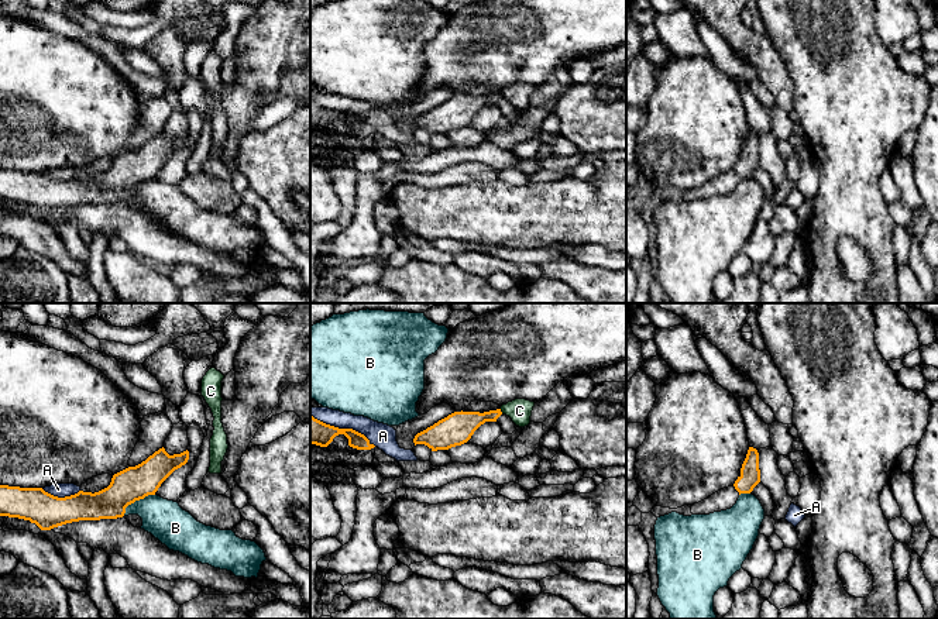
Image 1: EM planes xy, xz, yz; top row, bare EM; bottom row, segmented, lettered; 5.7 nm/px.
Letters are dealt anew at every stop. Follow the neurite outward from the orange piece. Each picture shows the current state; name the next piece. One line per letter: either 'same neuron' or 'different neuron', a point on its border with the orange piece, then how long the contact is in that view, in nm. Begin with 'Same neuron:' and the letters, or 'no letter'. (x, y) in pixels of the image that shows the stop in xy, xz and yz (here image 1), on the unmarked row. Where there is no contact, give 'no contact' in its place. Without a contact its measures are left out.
Same neuron: no letter
A: different neuron; meets orange in xz at (343, 113); contact 420 nm long
B: different neuron; meets orange in xy at (136, 184); contact 220 nm long
C: different neuron; meets orange in xz at (501, 96); contact 40 nm long

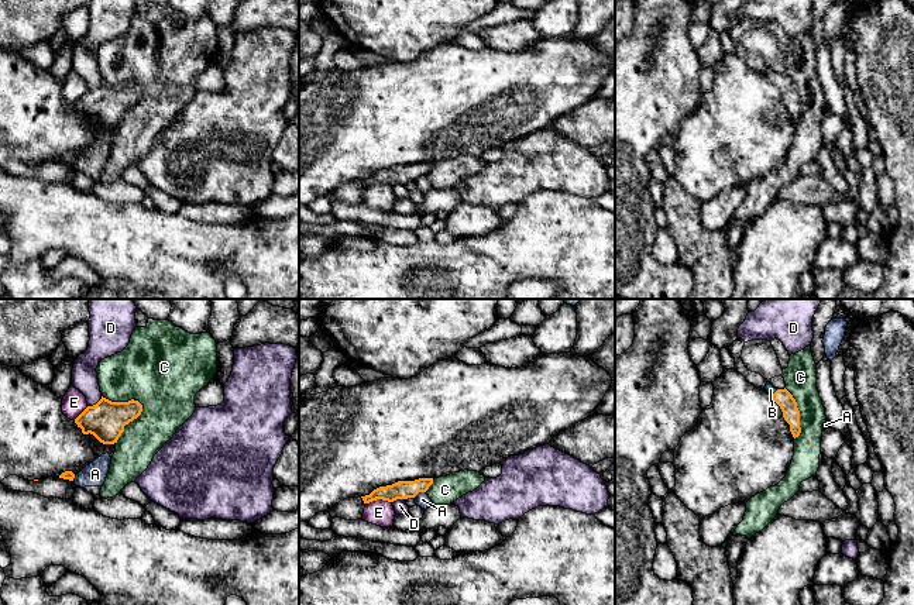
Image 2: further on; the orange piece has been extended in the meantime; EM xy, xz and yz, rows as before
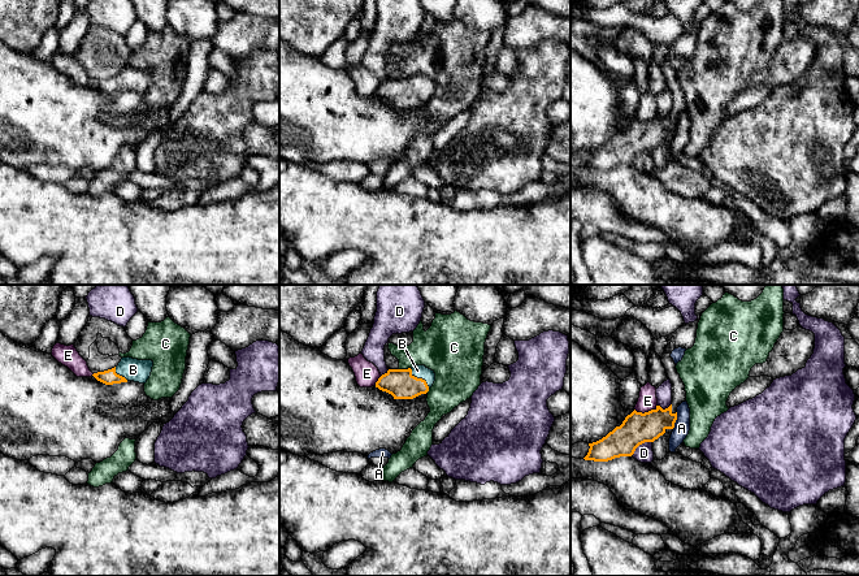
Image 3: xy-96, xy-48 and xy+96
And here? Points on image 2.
Same neuron: B
A: different neuron; meets orange in xz at (419, 175); contact 80 nm long
B: same neuron; meets orange in yz at (775, 76); contact 60 nm long
C: different neuron; meets orange in yz at (799, 98); contact 300 nm long
D: different neuron; meets orange in xy at (96, 88); contact 110 nm long
E: different neuron; meets orange in xz at (378, 182); contact 150 nm long

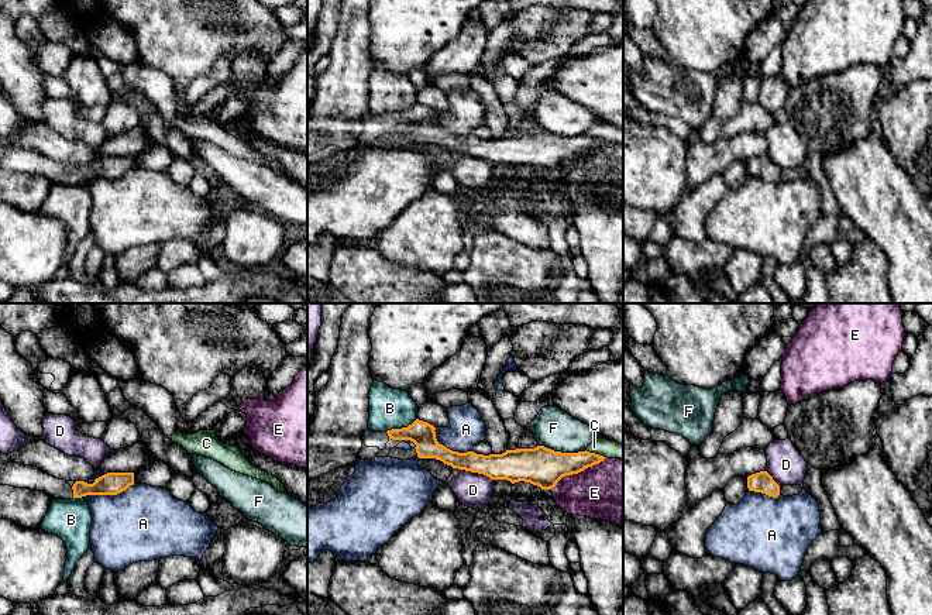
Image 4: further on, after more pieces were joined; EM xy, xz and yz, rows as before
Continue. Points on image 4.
Same neuron: no letter
A: different neuron; meets orange in xy at (107, 178); contact 300 nm long
B: different neuron; meets orange in xz at (402, 112); contact 190 nm long
C: different neuron; meets orange in xz at (597, 138); contact 130 nm long
D: different neuron; meets orange in xz at (477, 155); contact 200 nm long
E: different neuron; meets orange in xz at (577, 157); contact 360 nm long
F: different neuron; meets orange in xz at (560, 136); contact 280 nm long

